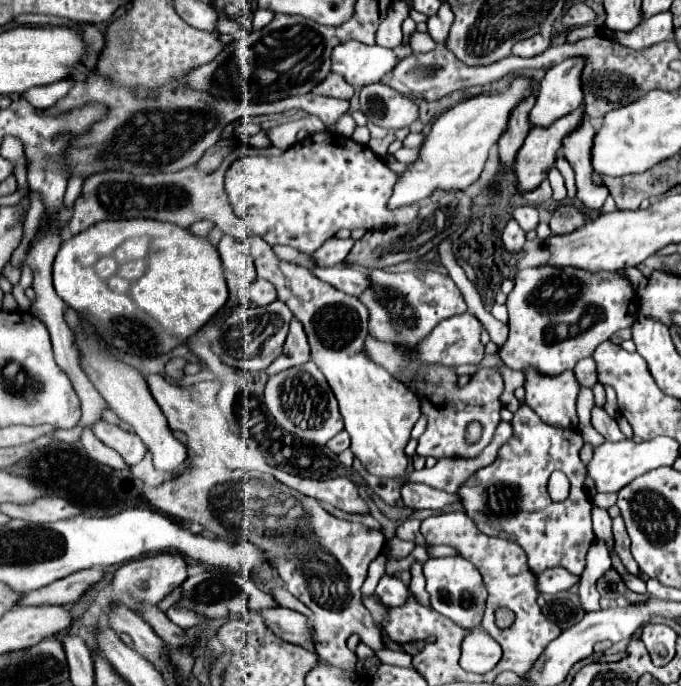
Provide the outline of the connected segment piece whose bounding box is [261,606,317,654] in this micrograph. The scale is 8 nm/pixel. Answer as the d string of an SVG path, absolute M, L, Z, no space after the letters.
M269 608L261 612L265 624L283 640L289 644L301 646L309 652L315 652L315 638L313 638L313 626L309 624L309 618L301 612L289 610L289 608Z

